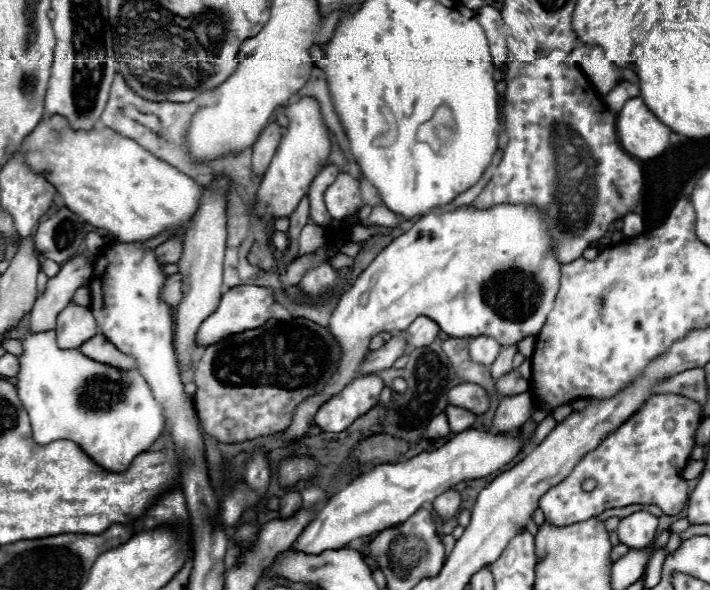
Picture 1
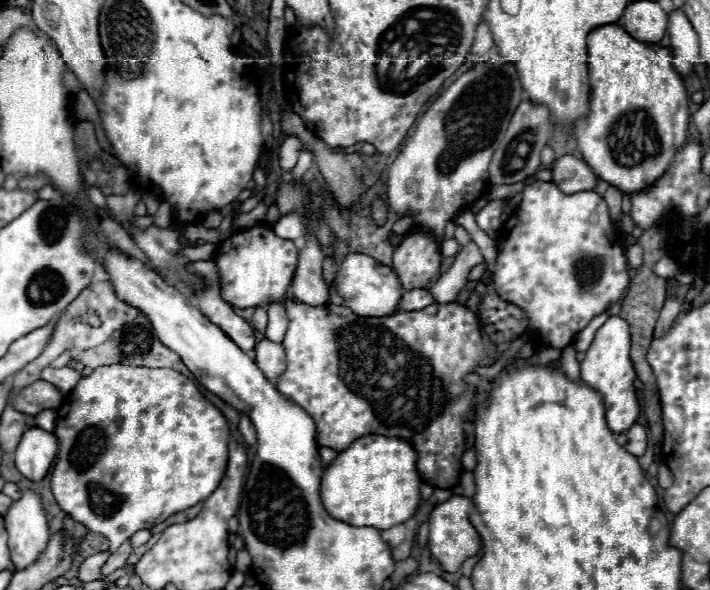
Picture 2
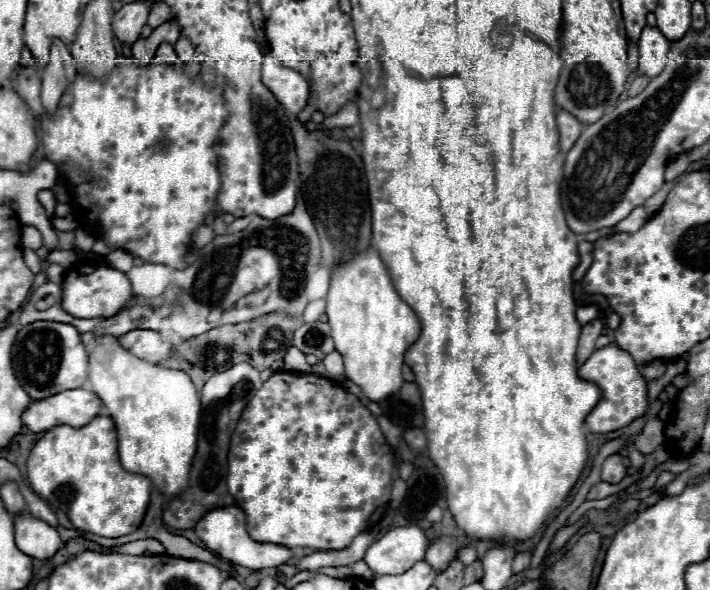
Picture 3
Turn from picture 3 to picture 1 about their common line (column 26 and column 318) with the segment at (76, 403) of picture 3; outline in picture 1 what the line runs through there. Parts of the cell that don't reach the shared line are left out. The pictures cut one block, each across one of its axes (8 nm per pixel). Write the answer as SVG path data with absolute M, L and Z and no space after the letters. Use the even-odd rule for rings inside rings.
M376 374L352 380L352 384L348 384L342 392L332 396L332 400L326 400L318 408L314 424L324 432L342 432L358 416L378 404L382 386L384 382Z

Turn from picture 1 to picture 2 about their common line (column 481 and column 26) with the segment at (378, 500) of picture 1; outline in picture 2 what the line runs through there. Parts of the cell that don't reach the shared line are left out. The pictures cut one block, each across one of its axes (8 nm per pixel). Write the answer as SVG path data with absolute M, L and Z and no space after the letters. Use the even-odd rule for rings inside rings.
M30 428L22 434L22 440L14 452L14 462L22 476L38 482L46 476L56 454L58 454L56 436L40 428Z

